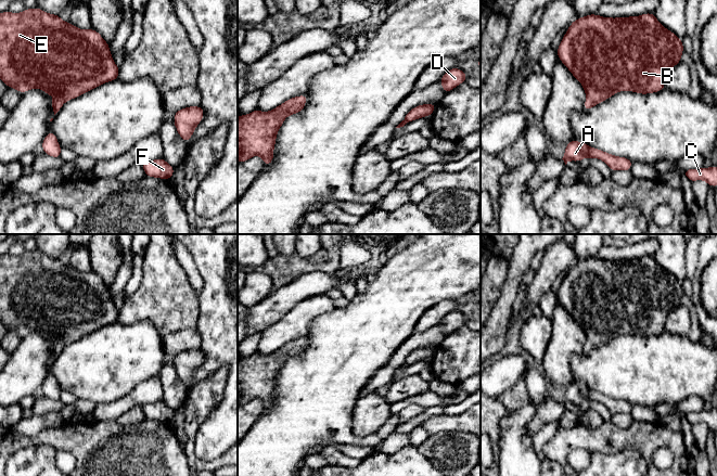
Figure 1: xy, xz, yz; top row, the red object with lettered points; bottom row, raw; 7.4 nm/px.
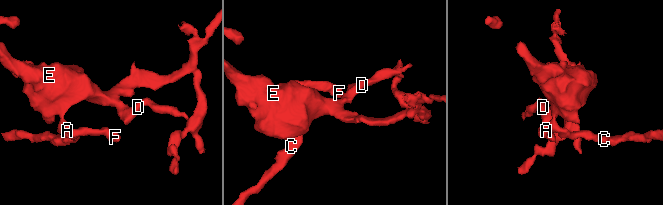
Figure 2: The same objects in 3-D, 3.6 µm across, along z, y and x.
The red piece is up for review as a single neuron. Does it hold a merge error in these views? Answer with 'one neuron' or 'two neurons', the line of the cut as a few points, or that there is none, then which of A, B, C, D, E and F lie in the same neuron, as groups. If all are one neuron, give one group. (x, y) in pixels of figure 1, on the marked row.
one neuron; no cut; A B C D E F

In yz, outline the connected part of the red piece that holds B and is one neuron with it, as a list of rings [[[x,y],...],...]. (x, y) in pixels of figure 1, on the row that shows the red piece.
[[[654,13],[615,18],[588,14],[568,26],[556,52],[559,60],[584,87],[584,110],[589,111],[619,91],[640,94],[662,91],[666,74],[681,62],[683,43],[662,26]]]

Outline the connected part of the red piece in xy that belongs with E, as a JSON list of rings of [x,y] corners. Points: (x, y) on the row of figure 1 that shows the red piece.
[[[38,7],[17,14],[0,13],[0,79],[21,93],[38,88],[53,95],[54,115],[65,102],[118,79],[118,73],[108,43],[97,30],[79,29]]]

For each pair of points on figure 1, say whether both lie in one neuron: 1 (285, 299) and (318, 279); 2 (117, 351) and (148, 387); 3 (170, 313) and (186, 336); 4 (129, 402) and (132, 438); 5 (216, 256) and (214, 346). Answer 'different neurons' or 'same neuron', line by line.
1: same neuron
2: different neurons
3: different neurons
4: different neurons
5: same neuron

